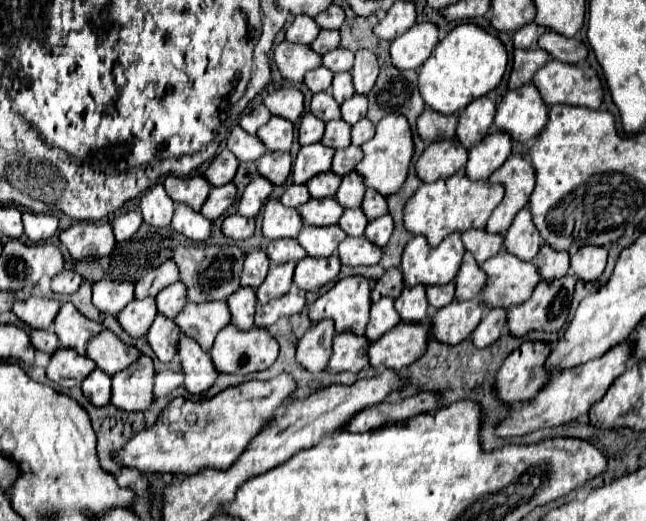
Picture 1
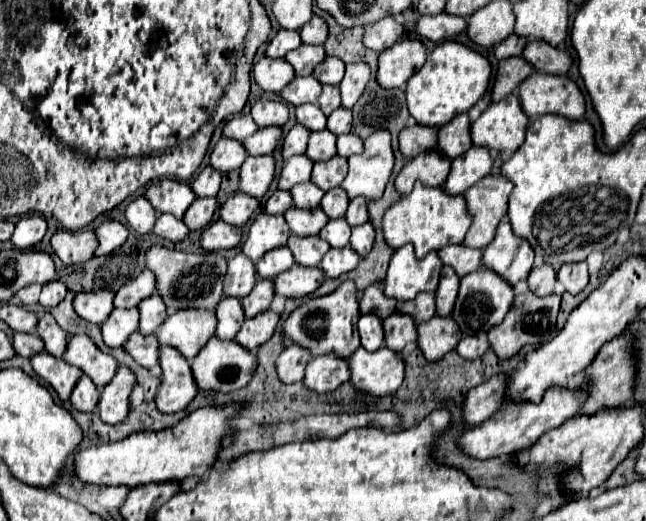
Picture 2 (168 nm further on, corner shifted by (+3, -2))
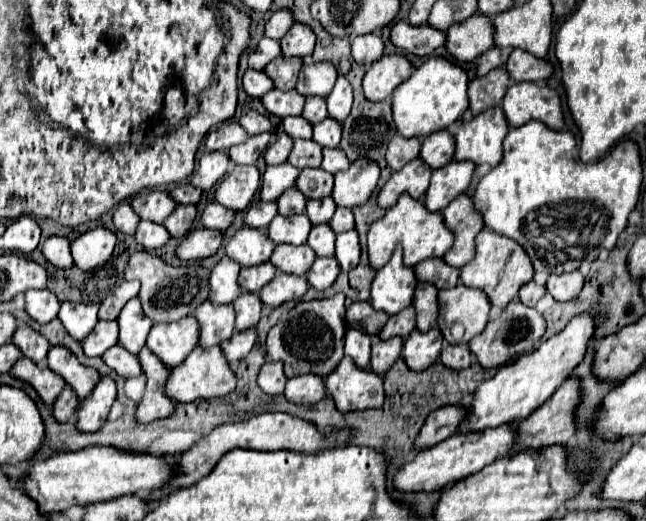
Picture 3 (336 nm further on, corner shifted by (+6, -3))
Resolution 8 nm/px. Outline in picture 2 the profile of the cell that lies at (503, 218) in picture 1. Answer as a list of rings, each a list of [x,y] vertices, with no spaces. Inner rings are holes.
[[[484,177],[472,189],[464,193],[464,201],[468,213],[472,215],[472,225],[468,229],[462,245],[472,249],[484,249],[496,233],[500,219],[508,209],[508,195],[512,191],[512,183],[504,177]]]

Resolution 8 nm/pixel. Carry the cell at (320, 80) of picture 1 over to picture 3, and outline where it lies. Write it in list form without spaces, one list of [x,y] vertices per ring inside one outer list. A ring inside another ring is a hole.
[[[273,88],[271,92],[267,92],[261,102],[265,104],[265,108],[275,114],[275,116],[297,116],[303,112],[305,106],[305,96],[299,94],[295,88],[293,90],[279,90]]]

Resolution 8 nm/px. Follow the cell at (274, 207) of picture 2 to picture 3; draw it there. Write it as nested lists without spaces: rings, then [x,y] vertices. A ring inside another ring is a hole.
[[[257,202],[257,204],[249,206],[249,210],[245,214],[245,224],[251,228],[267,228],[275,216],[277,216],[275,202]]]

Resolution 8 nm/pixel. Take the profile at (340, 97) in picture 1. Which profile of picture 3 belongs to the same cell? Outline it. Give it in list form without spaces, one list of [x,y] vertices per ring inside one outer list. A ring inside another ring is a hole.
[[[309,96],[307,102],[305,102],[303,116],[305,116],[305,120],[309,120],[311,124],[317,124],[317,122],[325,120],[325,118],[329,116],[329,114],[327,114],[327,108],[325,108],[325,98],[321,98],[321,96]]]

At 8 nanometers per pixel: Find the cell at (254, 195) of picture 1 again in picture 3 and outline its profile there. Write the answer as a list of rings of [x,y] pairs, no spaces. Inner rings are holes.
[[[211,202],[207,204],[205,212],[201,214],[201,226],[205,228],[213,228],[213,230],[227,230],[231,226],[231,222],[235,220],[237,210],[229,210],[225,206],[221,206],[219,202]]]

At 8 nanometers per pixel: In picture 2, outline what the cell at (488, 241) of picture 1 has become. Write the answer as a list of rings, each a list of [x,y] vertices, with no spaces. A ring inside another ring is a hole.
[[[448,245],[448,247],[442,247],[438,251],[440,255],[440,261],[444,265],[450,265],[458,277],[464,277],[472,271],[476,271],[480,267],[480,261],[482,261],[482,251],[480,249],[470,249],[470,247],[464,247],[464,245]]]

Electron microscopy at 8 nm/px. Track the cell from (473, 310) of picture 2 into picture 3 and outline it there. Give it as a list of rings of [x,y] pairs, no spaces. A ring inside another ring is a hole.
[[[457,284],[455,288],[447,288],[439,292],[439,328],[447,342],[451,344],[469,344],[469,340],[481,334],[489,322],[491,302],[481,288],[469,288],[465,284]],[[455,324],[463,324],[465,334],[455,338],[451,328]]]

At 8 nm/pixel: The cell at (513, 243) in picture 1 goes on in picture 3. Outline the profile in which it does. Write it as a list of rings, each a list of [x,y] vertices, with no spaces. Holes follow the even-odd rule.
[[[483,228],[477,236],[475,258],[461,268],[461,282],[485,290],[493,306],[507,306],[509,300],[519,292],[519,288],[533,278],[533,266],[527,252],[511,238],[505,238],[491,228]]]

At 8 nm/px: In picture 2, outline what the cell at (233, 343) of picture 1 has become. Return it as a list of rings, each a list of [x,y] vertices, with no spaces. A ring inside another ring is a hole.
[[[218,337],[208,339],[208,343],[202,347],[202,351],[196,355],[196,359],[190,363],[192,377],[196,379],[196,387],[202,391],[236,391],[244,387],[256,369],[256,353],[244,349],[236,341],[222,341]]]

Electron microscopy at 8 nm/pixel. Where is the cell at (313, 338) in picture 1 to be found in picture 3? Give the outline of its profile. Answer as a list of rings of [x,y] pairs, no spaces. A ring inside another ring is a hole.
[[[267,360],[259,372],[259,378],[257,378],[261,390],[269,396],[277,396],[277,394],[283,394],[285,390],[285,384],[287,384],[287,376],[283,372],[283,362],[273,362],[273,360]]]

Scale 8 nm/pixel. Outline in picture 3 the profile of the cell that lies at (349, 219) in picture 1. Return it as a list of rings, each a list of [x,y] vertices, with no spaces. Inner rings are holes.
[[[319,224],[309,234],[309,246],[315,250],[317,256],[333,256],[335,254],[335,238],[337,234],[329,224]]]

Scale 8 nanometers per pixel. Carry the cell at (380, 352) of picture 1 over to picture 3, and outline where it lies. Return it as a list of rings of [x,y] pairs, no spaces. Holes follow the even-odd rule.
[[[345,356],[341,364],[327,376],[327,396],[331,396],[341,412],[381,408],[385,400],[383,376],[371,368],[359,368]]]

